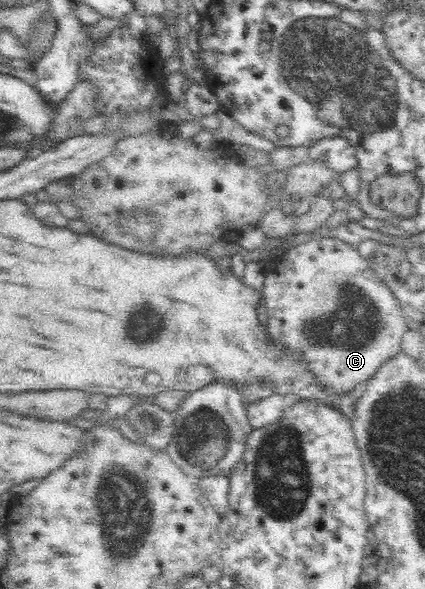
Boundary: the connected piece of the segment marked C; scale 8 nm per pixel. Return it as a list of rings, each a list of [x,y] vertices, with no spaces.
[[[316,237],[309,242],[295,244],[265,267],[267,270],[261,271],[261,313],[262,318],[269,316],[267,320],[263,320],[267,322],[269,340],[274,348],[281,350],[283,357],[288,354],[294,364],[300,364],[320,391],[333,394],[337,398],[349,396],[351,392],[355,394],[385,360],[401,351],[402,338],[409,327],[401,303],[358,246],[336,237]]]

